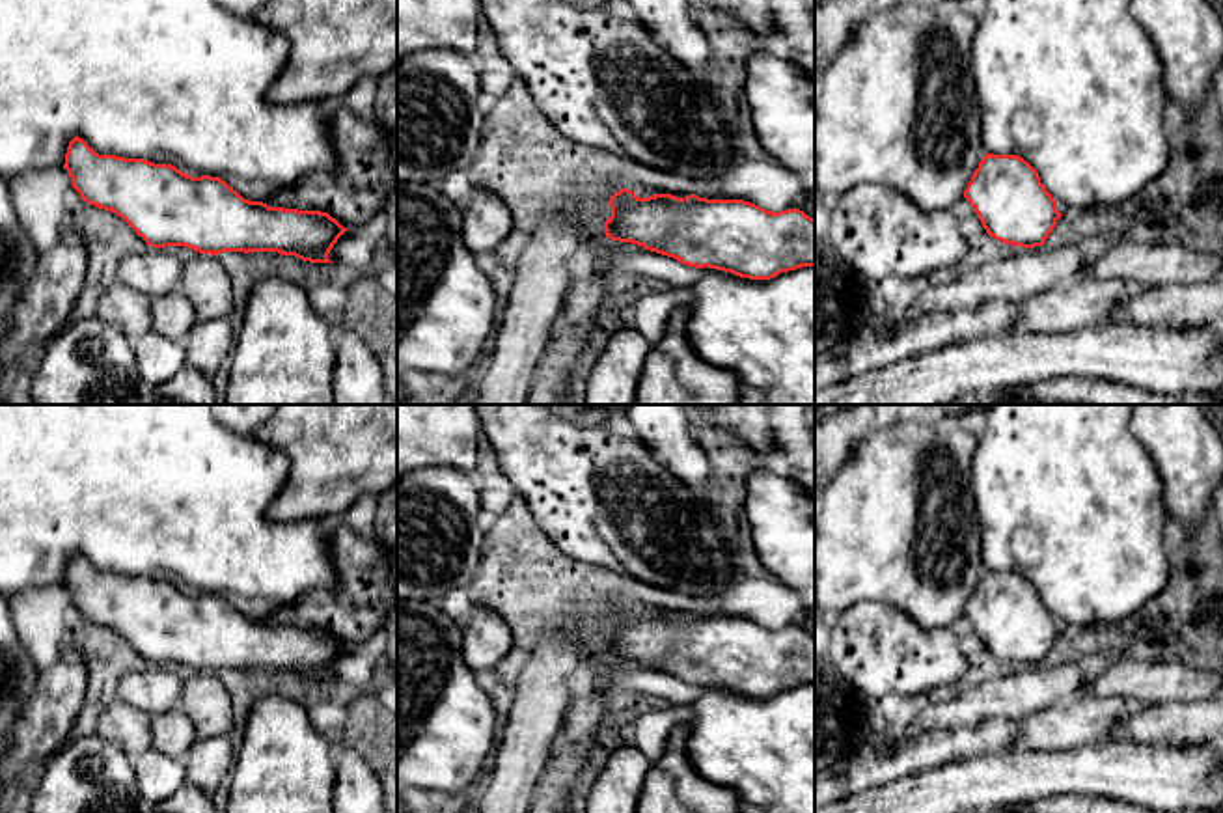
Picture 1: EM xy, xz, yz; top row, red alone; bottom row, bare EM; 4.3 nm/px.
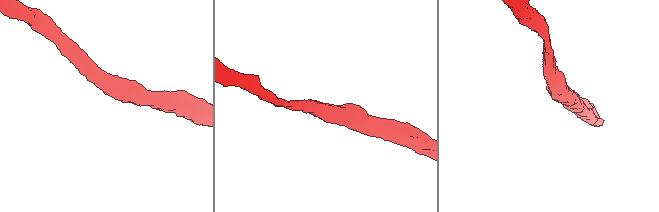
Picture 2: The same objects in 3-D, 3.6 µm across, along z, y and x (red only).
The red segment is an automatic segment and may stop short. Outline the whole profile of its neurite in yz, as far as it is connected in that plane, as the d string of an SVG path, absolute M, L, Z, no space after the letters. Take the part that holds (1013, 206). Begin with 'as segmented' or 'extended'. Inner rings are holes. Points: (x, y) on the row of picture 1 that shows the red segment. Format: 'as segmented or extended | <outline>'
as segmented | M984 153L964 198L990 237L1022 248L1042 246L1063 216L1038 172L1018 155Z

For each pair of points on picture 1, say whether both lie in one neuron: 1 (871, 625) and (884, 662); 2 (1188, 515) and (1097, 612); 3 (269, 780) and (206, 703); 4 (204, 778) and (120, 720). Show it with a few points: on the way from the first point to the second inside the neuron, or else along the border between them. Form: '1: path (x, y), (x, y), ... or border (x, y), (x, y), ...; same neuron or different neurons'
1: path (871, 634), (871, 642), (882, 653); same neuron
2: border (1156, 472), (1162, 483), (1162, 506), (1168, 515); different neurons
3: border (237, 752), (230, 772); different neurons
4: path (181, 761), (151, 757), (142, 743); same neuron

